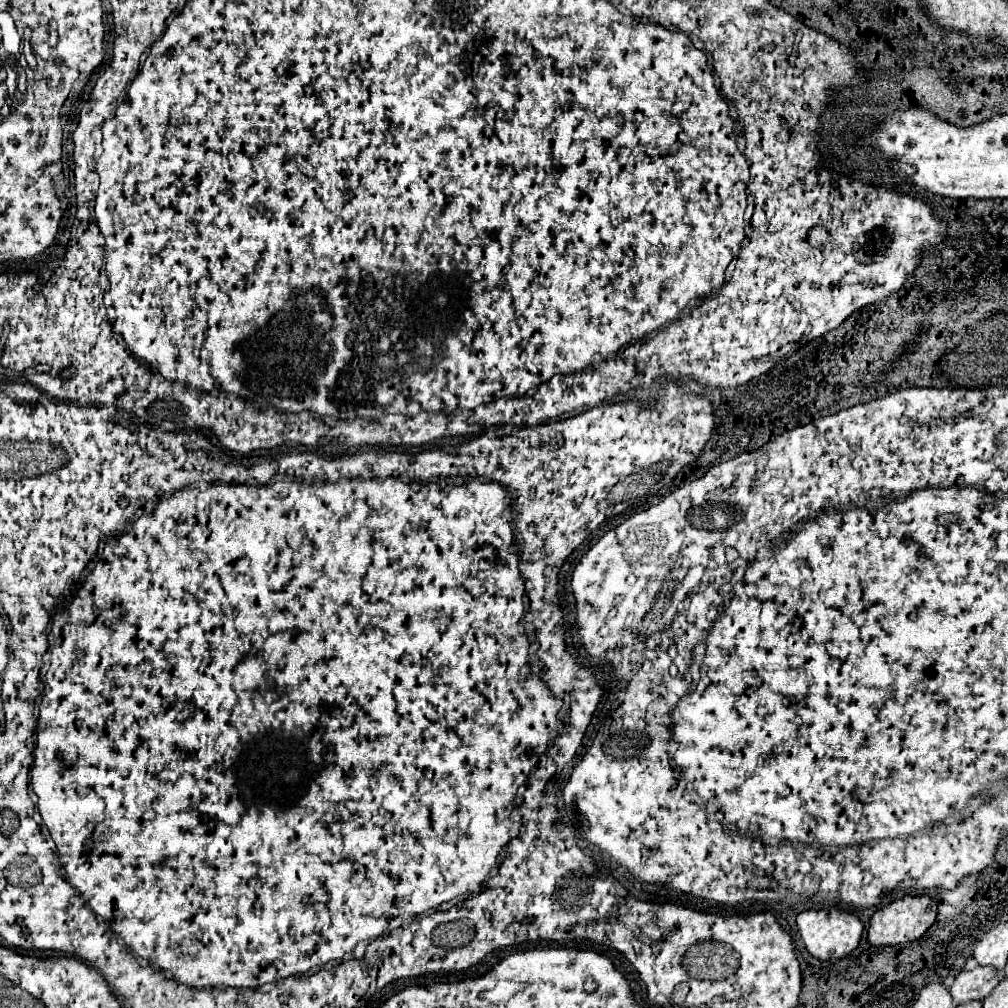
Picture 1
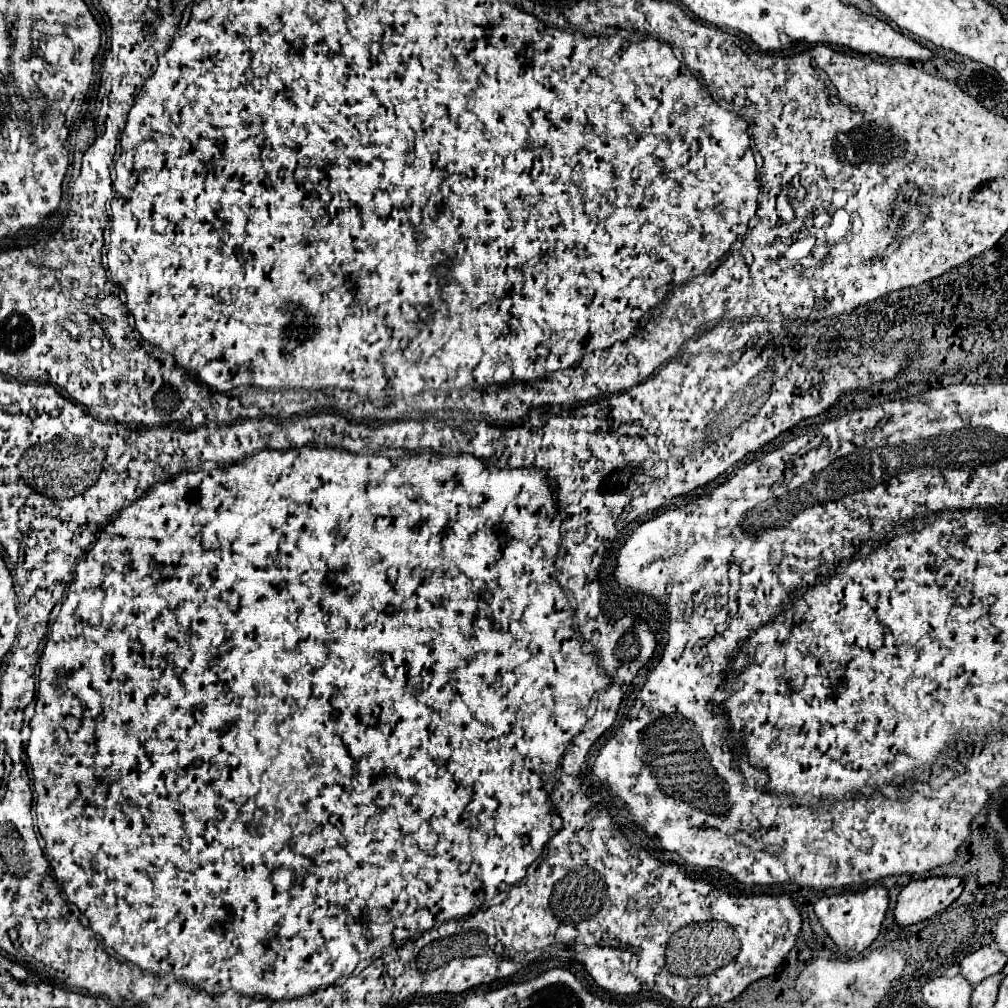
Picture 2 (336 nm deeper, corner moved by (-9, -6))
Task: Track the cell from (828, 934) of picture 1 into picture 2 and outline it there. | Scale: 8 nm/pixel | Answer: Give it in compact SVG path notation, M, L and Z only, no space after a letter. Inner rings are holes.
M875 884L875 886L869 886L865 890L857 890L857 892L823 896L815 904L815 914L821 920L827 934L831 936L831 940L835 942L835 946L839 948L839 952L847 958L855 958L863 950L867 950L871 946L871 942L877 938L887 908L889 908L887 888L881 884Z

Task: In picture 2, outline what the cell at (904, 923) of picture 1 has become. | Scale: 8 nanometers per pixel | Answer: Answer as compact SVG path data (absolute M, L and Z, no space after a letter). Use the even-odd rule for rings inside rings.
M931 876L909 882L895 906L895 922L899 926L927 920L939 910L945 910L963 892L963 880L957 876Z

